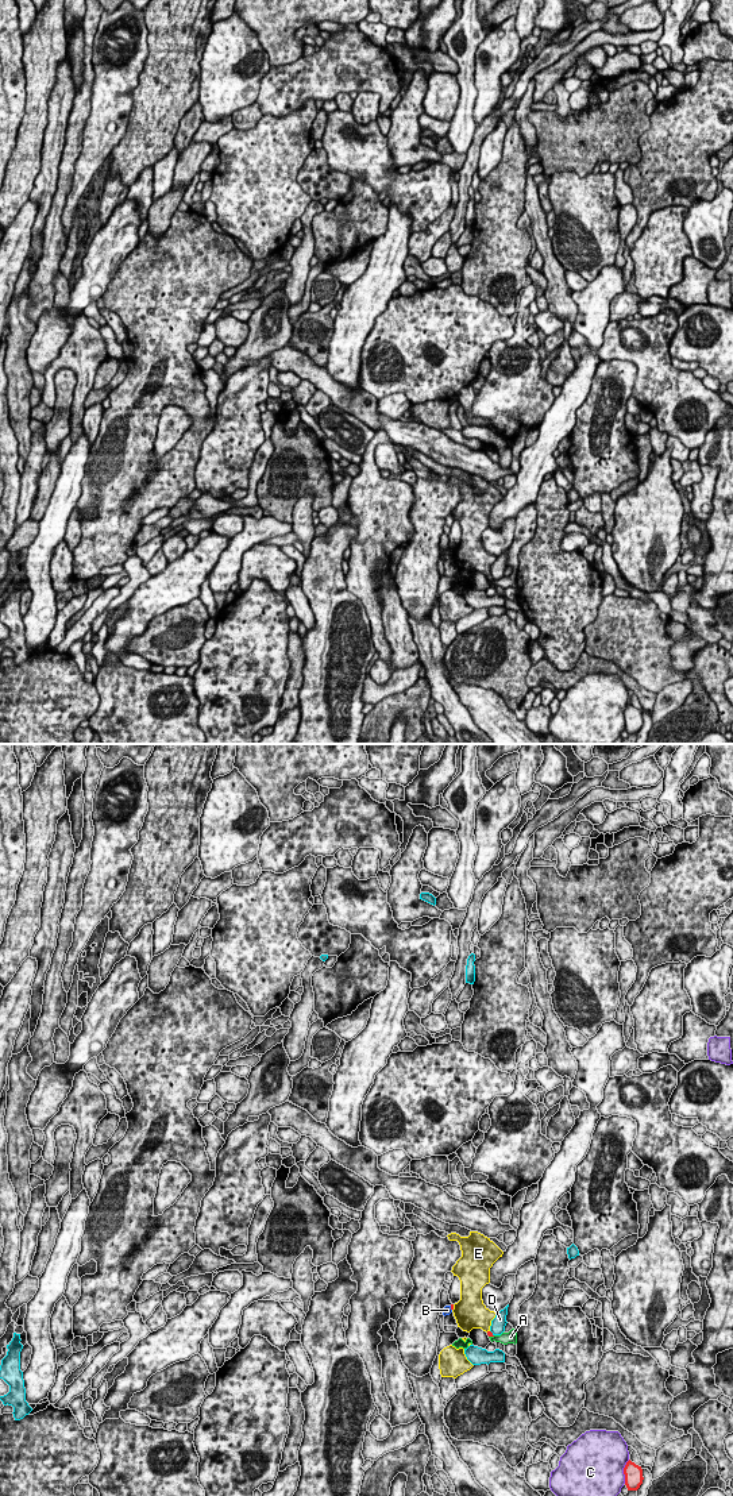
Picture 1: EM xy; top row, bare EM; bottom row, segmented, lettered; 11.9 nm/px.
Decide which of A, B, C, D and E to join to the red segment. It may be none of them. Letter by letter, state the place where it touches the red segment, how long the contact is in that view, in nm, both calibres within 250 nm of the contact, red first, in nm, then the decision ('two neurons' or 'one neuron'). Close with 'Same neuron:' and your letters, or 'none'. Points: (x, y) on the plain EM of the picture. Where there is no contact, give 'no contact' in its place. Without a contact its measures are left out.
A: xy (492, 579) | 80 nm | 60/140 nm | two neurons
B: xy (451, 552) | 70 nm | 30/100 nm | two neurons
C: xy (624, 716) | 300 nm | 220/480 nm | two neurons
D: xy (492, 577) | 90 nm | 60/170 nm | two neurons
E: xy (452, 551) | 80 nm | 30/380 nm | two neurons
Same neuron: none

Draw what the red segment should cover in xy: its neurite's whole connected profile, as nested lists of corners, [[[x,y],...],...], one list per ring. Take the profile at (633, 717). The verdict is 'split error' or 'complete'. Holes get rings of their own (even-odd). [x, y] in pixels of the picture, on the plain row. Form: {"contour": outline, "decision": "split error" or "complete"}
{"contour": [[[630,703],[626,706],[624,712],[624,718],[625,718],[625,729],[628,734],[637,734],[643,728],[644,724],[643,713]]], "decision": "complete"}

